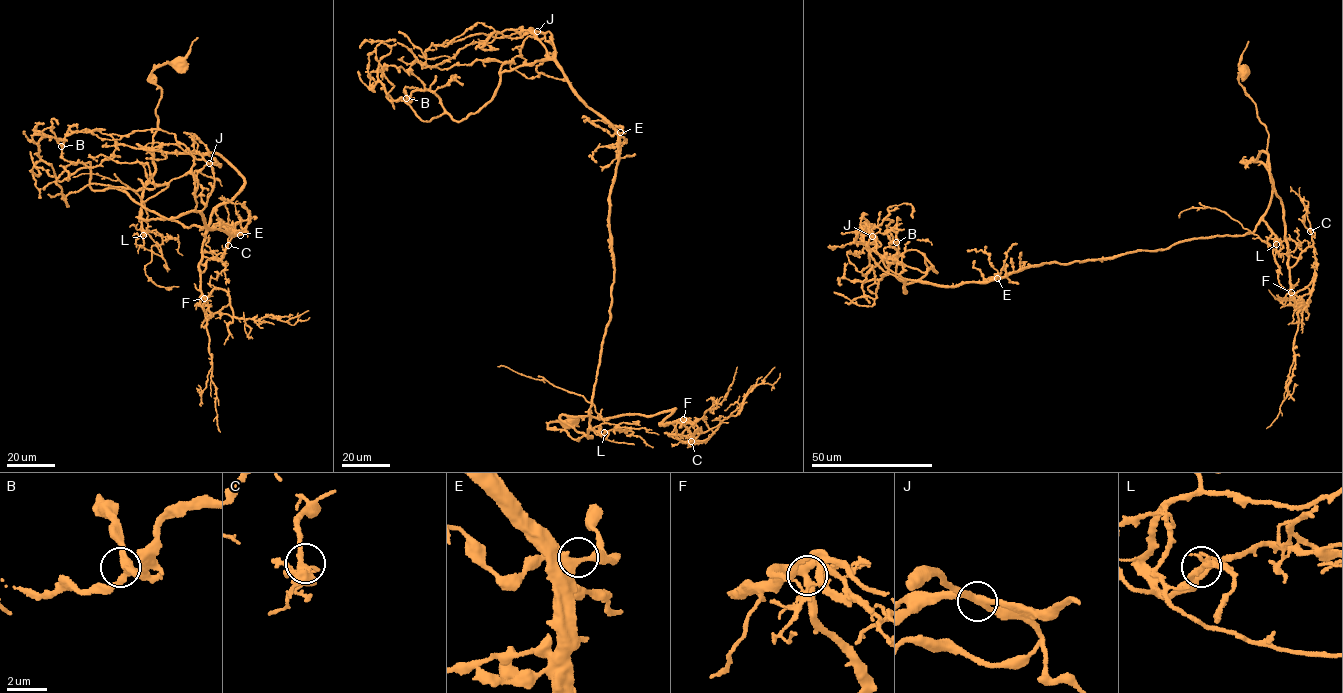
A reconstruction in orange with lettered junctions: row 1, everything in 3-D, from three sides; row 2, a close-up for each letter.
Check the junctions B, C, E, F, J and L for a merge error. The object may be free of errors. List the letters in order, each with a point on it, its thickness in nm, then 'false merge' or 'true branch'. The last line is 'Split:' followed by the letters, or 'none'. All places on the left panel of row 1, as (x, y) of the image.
B: at (61, 146); 380 nm thick; true branch
C: at (228, 245); 360 nm thick; true branch
E: at (240, 235); 360 nm thick; true branch
F: at (204, 298); 420 nm thick; true branch
J: at (209, 163); 360 nm thick; true branch
L: at (143, 235); 180 nm thick; true branch
Split: none

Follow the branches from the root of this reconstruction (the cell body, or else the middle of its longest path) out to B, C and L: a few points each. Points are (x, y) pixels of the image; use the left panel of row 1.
B: (176, 63), (151, 73), (139, 217), (237, 234), (93, 190), (91, 162), (61, 146)
C: (176, 63), (151, 73), (153, 155), (138, 144), (220, 154), (242, 177), (211, 217), (201, 271), (228, 245)
L: (176, 63), (163, 63), (151, 73), (162, 93), (152, 144), (155, 172), (146, 183), (141, 205), (143, 235)

